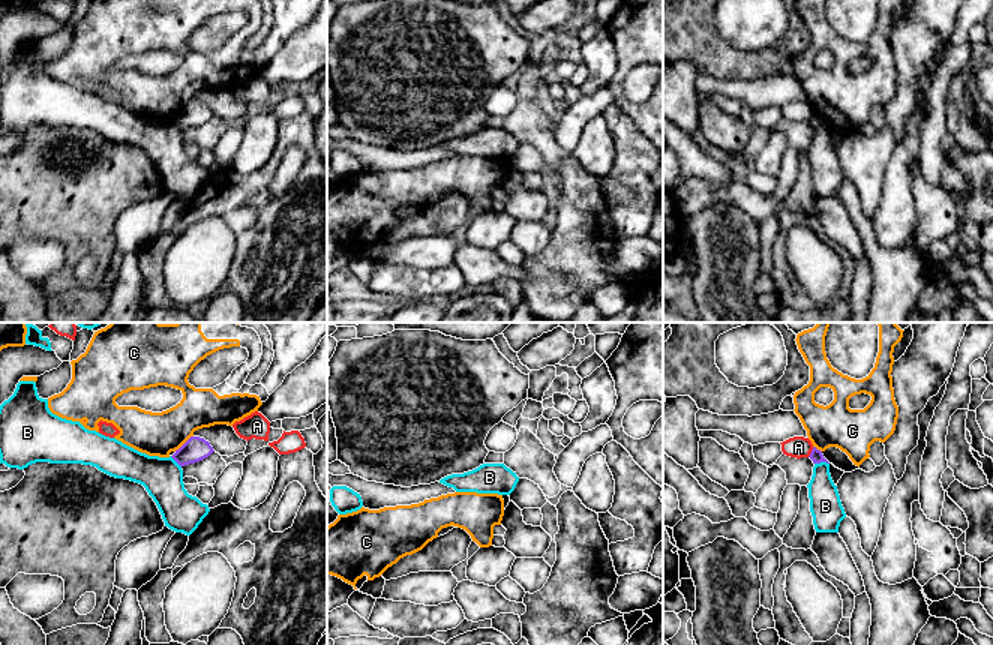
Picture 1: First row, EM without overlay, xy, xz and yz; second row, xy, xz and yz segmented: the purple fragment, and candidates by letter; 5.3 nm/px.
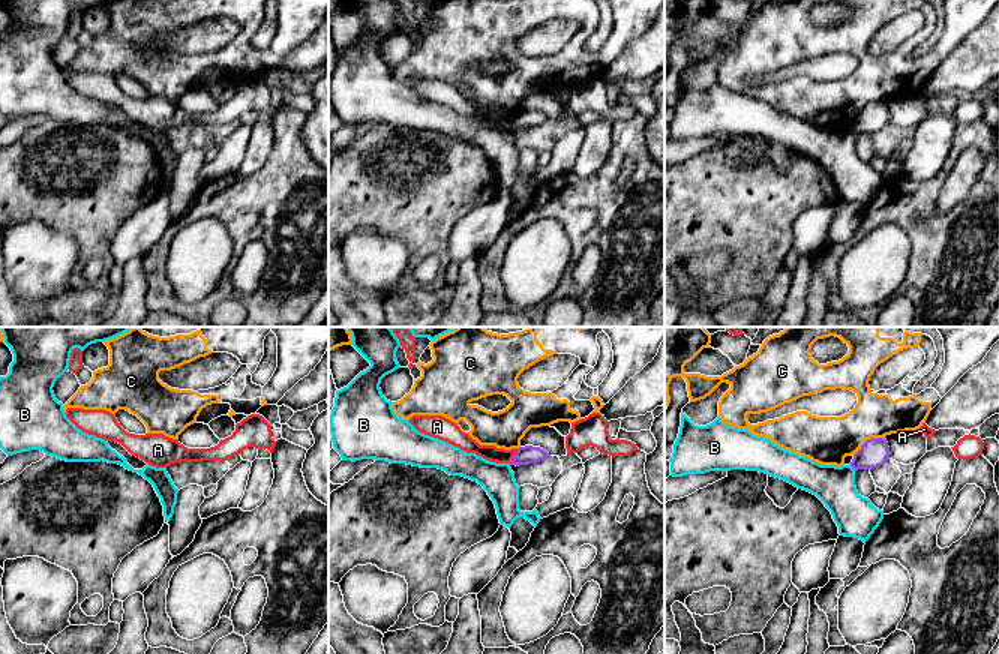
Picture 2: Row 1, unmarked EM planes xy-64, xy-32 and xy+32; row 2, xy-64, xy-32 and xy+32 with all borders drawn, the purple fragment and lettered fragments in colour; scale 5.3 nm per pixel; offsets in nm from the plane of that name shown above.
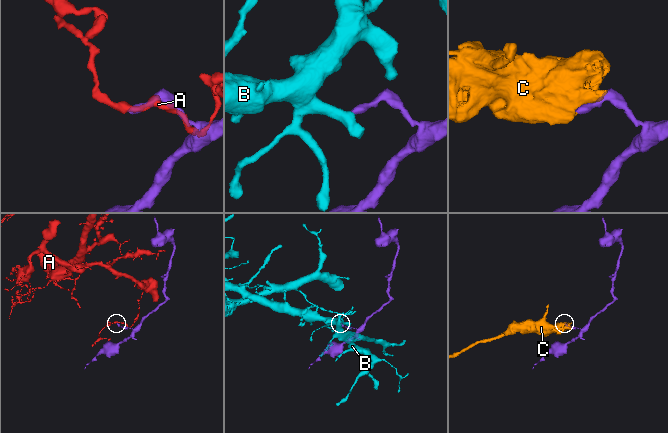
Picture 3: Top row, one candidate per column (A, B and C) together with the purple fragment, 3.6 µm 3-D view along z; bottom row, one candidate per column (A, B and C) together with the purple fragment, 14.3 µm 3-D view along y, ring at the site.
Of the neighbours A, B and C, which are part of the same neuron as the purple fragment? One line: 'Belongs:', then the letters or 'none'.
Belongs: none

